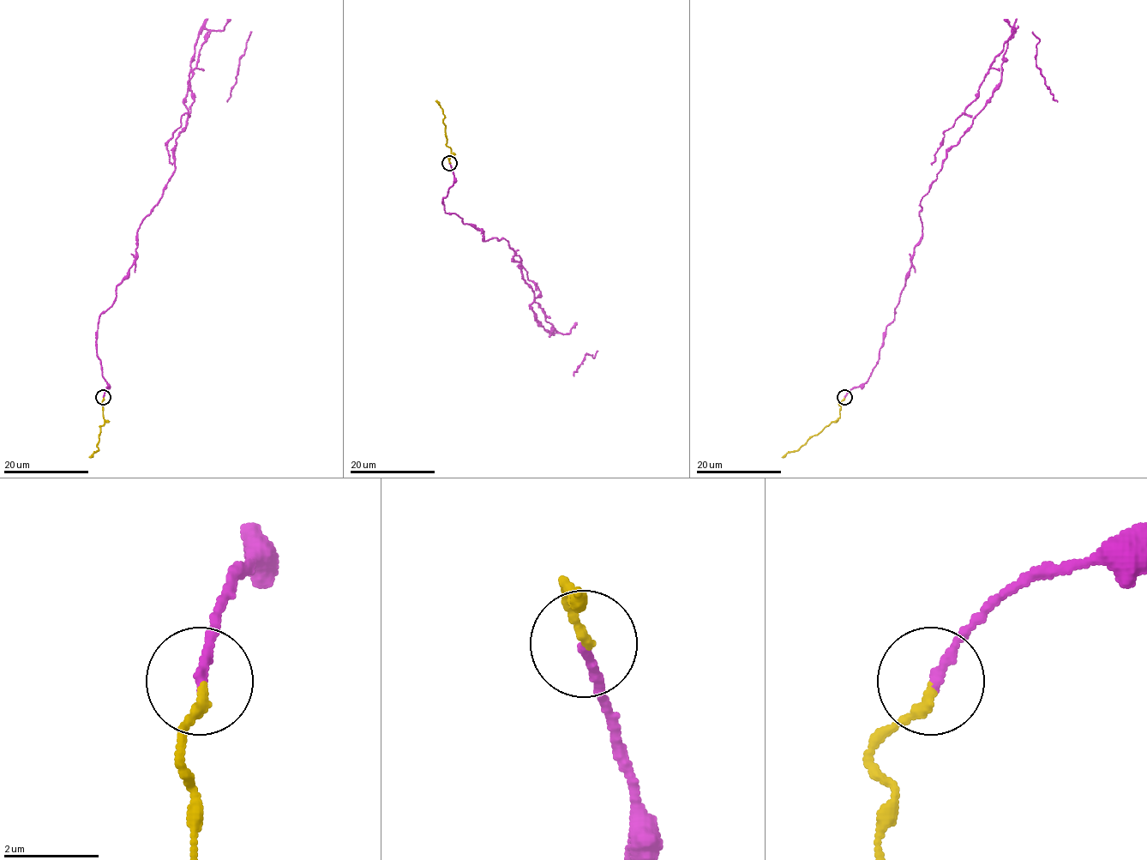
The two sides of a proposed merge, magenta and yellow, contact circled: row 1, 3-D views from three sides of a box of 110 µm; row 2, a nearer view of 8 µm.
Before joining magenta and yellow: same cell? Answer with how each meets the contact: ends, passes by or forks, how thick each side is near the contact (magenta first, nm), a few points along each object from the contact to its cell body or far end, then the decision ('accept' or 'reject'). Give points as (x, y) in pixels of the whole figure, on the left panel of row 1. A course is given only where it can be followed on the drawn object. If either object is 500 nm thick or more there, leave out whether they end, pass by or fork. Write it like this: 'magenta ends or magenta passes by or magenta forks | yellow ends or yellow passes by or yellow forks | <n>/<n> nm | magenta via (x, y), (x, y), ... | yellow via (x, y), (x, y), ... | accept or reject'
magenta ends | yellow ends | 200/190 nm | magenta via (104, 397), (98, 318), (175, 169), (192, 56), (205, 29), (188, 82), (191, 111), (167, 142), (171, 165) | yellow via (104, 397), (101, 404), (105, 423), (100, 426), (98, 449), (89, 457) | reject

